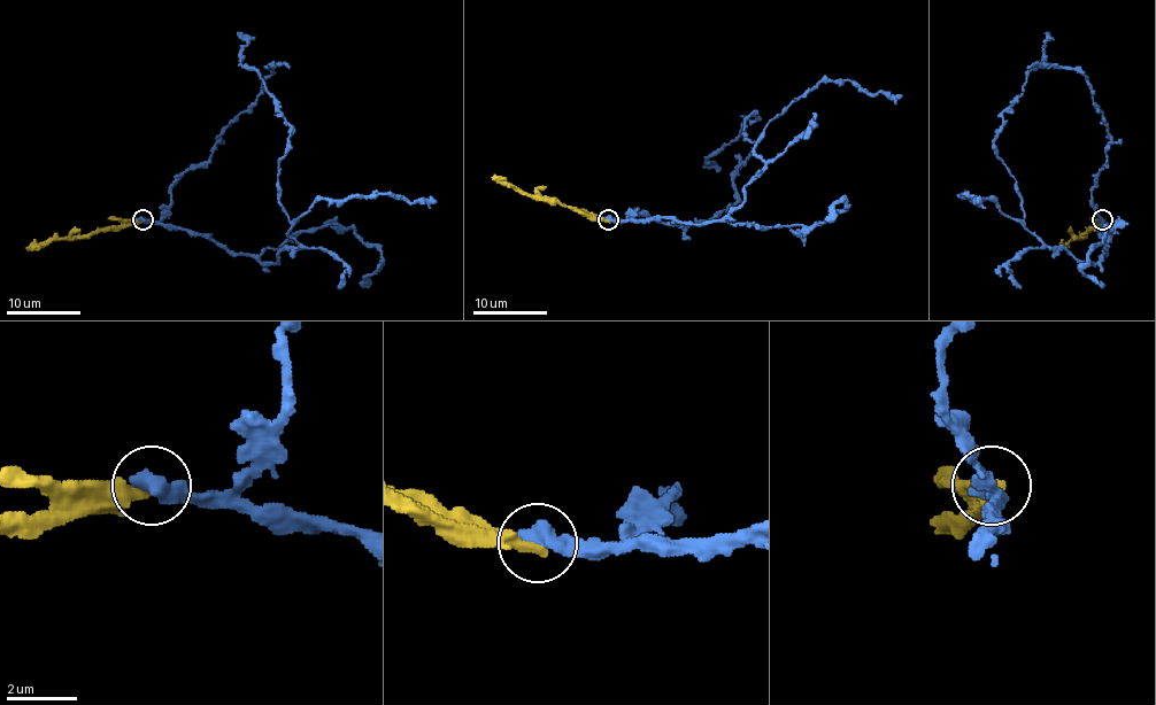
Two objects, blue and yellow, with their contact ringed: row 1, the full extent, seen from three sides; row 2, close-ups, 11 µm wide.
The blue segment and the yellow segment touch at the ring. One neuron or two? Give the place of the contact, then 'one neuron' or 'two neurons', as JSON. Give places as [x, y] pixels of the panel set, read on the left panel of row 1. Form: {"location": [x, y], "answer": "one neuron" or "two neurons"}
{"location": [143, 219], "answer": "two neurons"}

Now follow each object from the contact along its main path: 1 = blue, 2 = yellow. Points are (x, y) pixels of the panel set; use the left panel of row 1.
1: (143, 219), (262, 262), (299, 246), (278, 186), (290, 126), (241, 63), (247, 39), (238, 31)
2: (143, 219), (131, 219), (85, 235), (52, 238), (25, 249)

